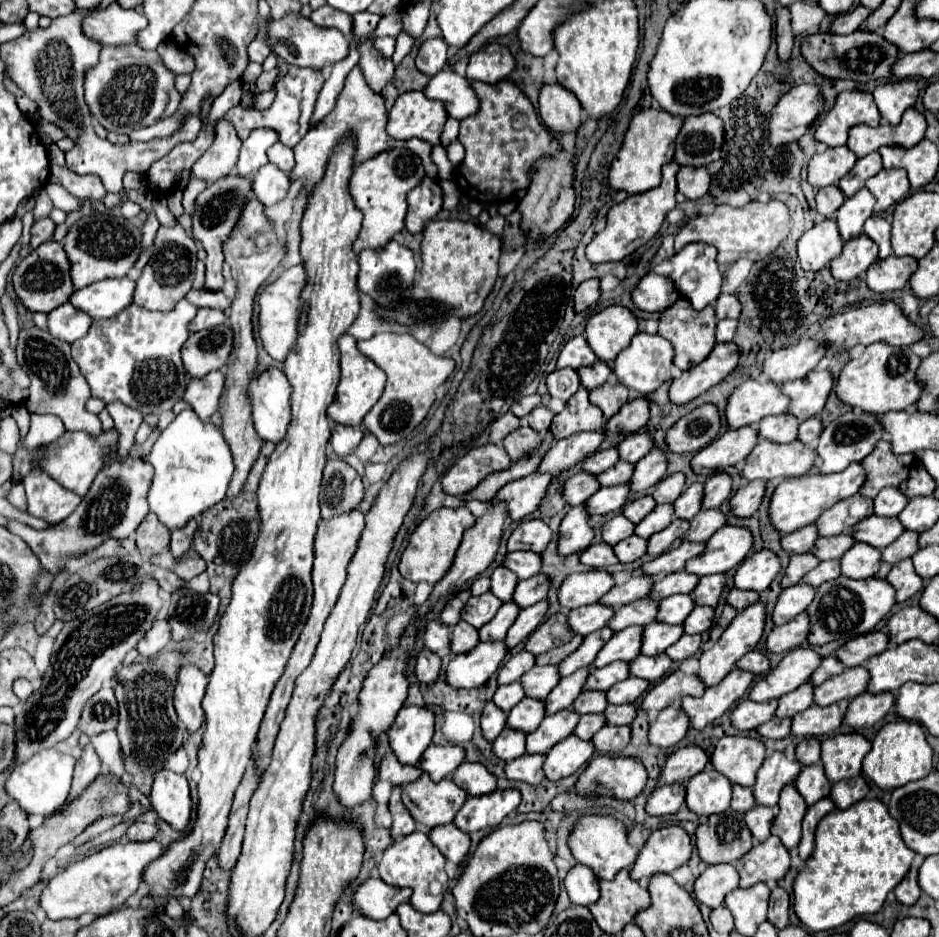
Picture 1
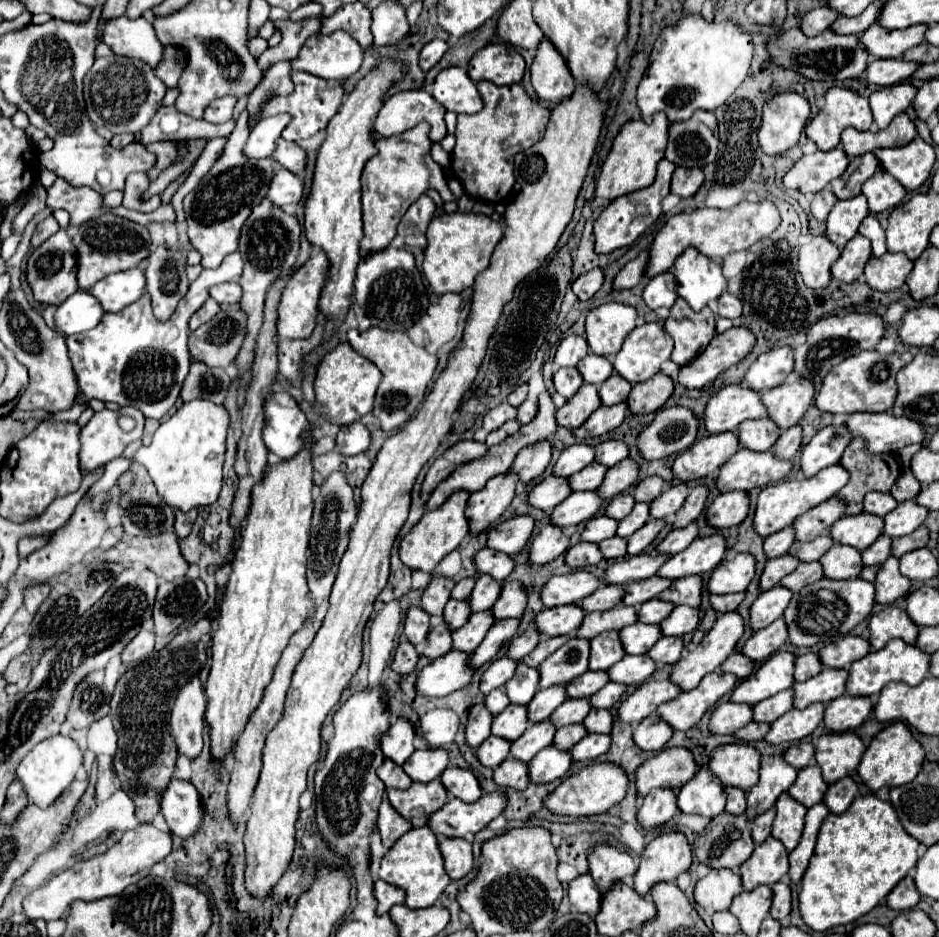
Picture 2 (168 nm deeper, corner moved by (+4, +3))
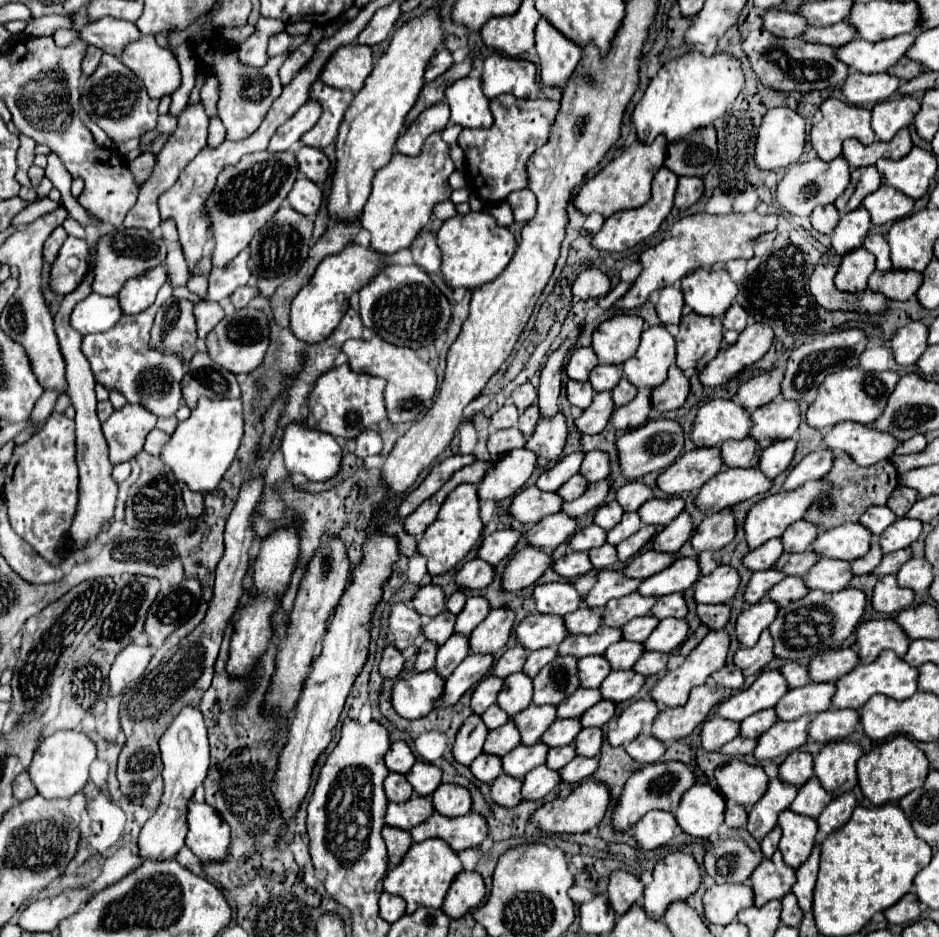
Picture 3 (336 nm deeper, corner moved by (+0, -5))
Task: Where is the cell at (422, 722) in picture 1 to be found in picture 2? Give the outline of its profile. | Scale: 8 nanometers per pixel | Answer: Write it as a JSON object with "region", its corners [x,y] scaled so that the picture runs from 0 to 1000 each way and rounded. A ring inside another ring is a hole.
{"region":[[[423,765],[414,776],[414,780],[406,787],[406,801],[423,816],[429,816],[442,801],[440,789],[442,789],[442,774],[431,765]]]}

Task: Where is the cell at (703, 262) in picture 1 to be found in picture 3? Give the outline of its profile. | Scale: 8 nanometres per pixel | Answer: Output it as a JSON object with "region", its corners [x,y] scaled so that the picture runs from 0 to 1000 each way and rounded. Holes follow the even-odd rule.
{"region":[[[742,287],[725,298],[729,323],[744,336],[768,338],[778,328],[785,304],[772,287]]]}

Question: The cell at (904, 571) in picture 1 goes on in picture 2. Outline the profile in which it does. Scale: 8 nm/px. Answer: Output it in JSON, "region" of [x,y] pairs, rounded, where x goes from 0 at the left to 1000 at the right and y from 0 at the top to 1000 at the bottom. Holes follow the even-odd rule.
{"region":[[[949,594],[938,603],[938,607],[934,612],[932,629],[934,629],[934,637],[932,637],[934,644],[951,644],[957,637],[968,633],[970,620],[957,612],[955,594]]]}

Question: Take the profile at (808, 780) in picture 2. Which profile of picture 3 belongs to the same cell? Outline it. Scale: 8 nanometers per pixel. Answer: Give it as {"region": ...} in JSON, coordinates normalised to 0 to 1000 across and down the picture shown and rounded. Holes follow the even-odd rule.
{"region":[[[866,829],[855,840],[851,840],[851,846],[840,863],[851,870],[859,870],[859,872],[870,874],[883,855],[885,855],[885,848],[874,840],[872,831]]]}

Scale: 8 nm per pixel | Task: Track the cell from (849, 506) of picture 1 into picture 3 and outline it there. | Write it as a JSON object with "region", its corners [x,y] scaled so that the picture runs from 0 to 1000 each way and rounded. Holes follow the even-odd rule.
{"region":[[[847,556],[842,562],[838,562],[838,567],[832,571],[832,580],[834,580],[834,588],[836,590],[853,590],[859,588],[864,584],[864,580],[868,577],[872,565],[864,562],[859,556]]]}

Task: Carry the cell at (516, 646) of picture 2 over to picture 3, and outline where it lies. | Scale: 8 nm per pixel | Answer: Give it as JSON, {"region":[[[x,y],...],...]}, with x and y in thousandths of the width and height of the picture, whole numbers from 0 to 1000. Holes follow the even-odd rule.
{"region":[[[548,688],[546,693],[540,693],[527,708],[525,712],[525,720],[527,723],[540,723],[544,718],[551,718],[557,714],[557,708],[559,708],[559,693]]]}

